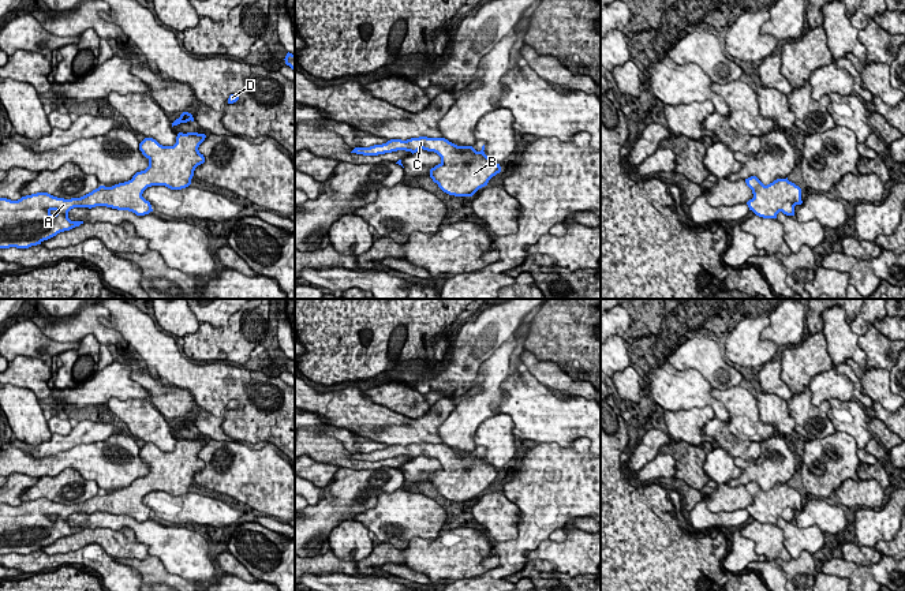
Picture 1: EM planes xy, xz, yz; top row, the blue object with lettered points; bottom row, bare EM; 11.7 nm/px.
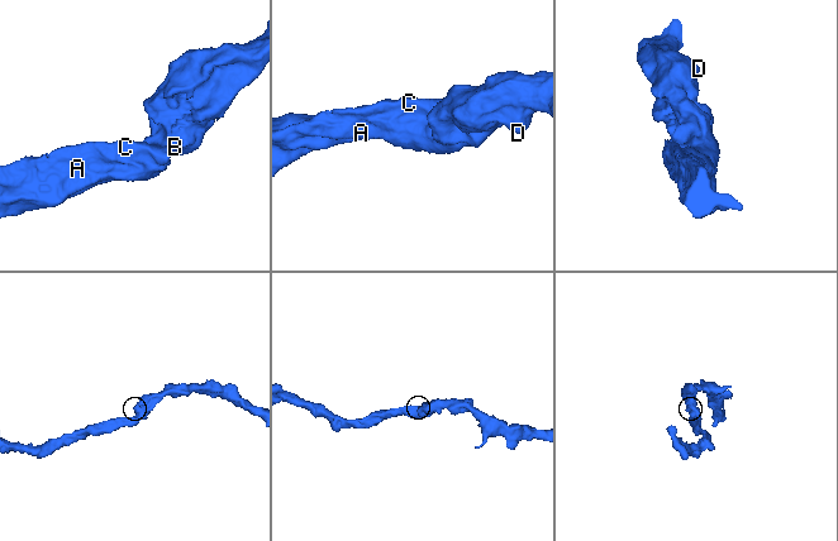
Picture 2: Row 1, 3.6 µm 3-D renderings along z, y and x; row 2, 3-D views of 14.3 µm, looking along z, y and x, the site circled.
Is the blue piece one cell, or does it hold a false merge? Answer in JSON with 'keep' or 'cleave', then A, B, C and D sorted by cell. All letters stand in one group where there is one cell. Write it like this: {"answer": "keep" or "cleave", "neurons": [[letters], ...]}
{"answer": "keep", "neurons": [["A", "B", "C", "D"]]}

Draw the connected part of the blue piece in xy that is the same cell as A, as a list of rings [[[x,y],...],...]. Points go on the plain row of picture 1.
[[[179,438],[173,452],[145,444],[139,449],[139,456],[149,465],[145,476],[137,478],[128,487],[112,493],[100,491],[81,504],[64,505],[48,498],[26,501],[18,506],[0,504],[0,554],[29,554],[79,532],[83,527],[68,524],[74,513],[106,512],[137,521],[149,520],[153,515],[142,502],[143,497],[152,491],[171,495],[188,493],[195,474],[205,468],[198,456],[205,444],[205,439]]]

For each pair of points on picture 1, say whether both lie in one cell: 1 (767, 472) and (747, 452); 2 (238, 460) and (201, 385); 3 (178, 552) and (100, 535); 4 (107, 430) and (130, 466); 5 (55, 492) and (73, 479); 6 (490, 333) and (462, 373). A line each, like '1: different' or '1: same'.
1: different
2: different
3: different
4: different
5: same
6: same

